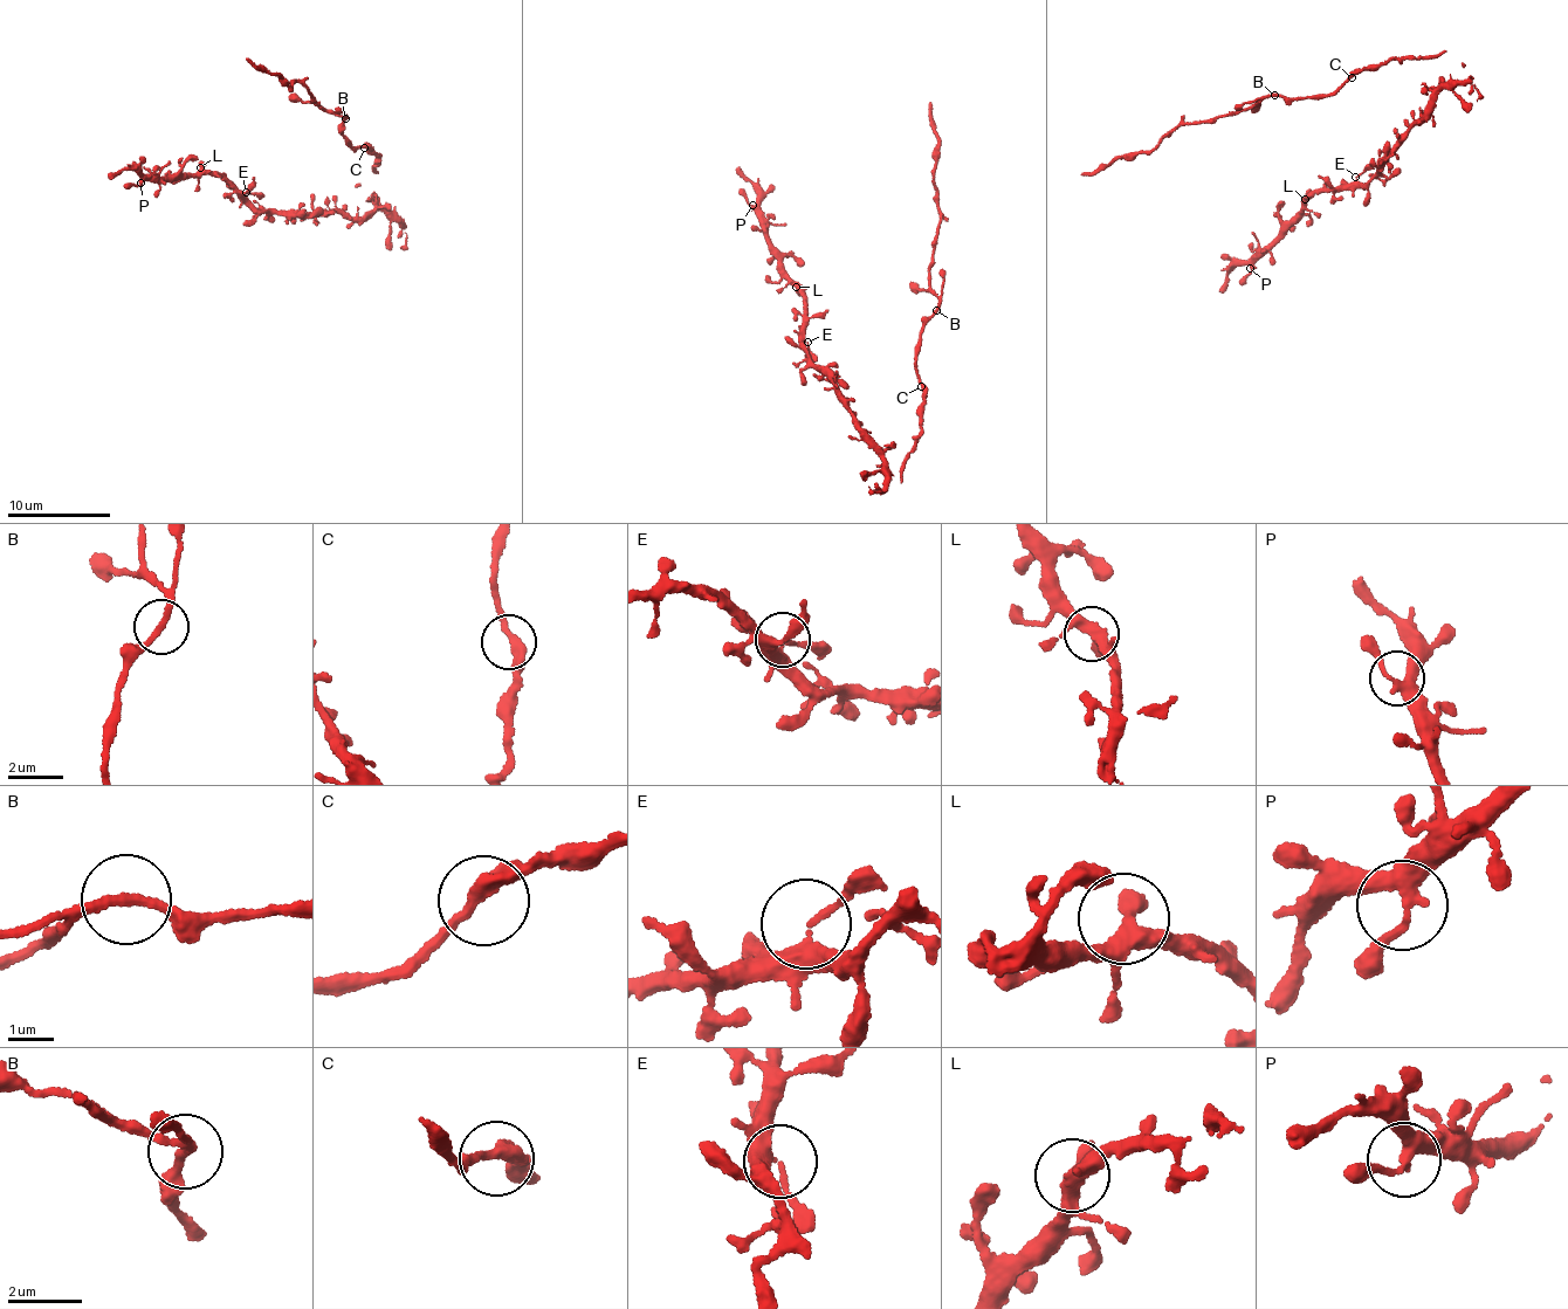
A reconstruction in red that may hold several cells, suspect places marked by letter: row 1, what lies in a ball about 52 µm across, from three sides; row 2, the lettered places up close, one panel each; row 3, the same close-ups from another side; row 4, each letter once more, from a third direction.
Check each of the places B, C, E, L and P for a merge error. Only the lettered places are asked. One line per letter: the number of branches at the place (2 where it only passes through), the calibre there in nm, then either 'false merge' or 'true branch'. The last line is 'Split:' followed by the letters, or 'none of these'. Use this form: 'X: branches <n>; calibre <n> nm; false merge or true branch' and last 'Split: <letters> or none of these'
B: branches 2; calibre 200 nm; true branch
C: branches 2; calibre 360 nm; true branch
E: branches 3; calibre 260 nm; true branch
L: branches 3; calibre 320 nm; true branch
P: branches 3; calibre 320 nm; true branch
Split: none of these

